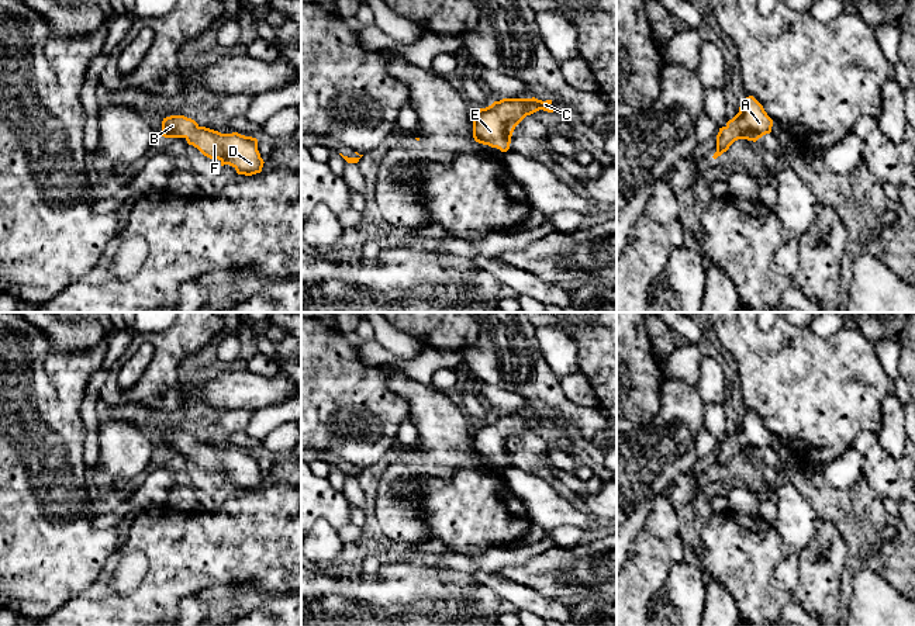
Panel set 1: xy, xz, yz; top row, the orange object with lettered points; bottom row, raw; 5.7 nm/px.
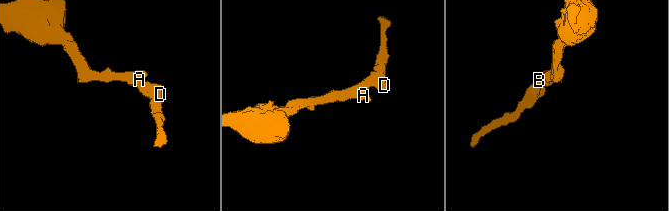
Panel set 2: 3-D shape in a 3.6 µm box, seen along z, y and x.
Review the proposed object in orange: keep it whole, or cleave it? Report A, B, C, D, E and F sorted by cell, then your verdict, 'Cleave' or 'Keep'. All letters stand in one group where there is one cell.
Groups: A B C D E F. Keep

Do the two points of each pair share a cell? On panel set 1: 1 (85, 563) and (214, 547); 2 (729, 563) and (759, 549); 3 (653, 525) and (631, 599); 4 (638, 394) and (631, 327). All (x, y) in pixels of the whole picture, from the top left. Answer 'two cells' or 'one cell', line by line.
1: two cells
2: one cell
3: two cells
4: one cell

